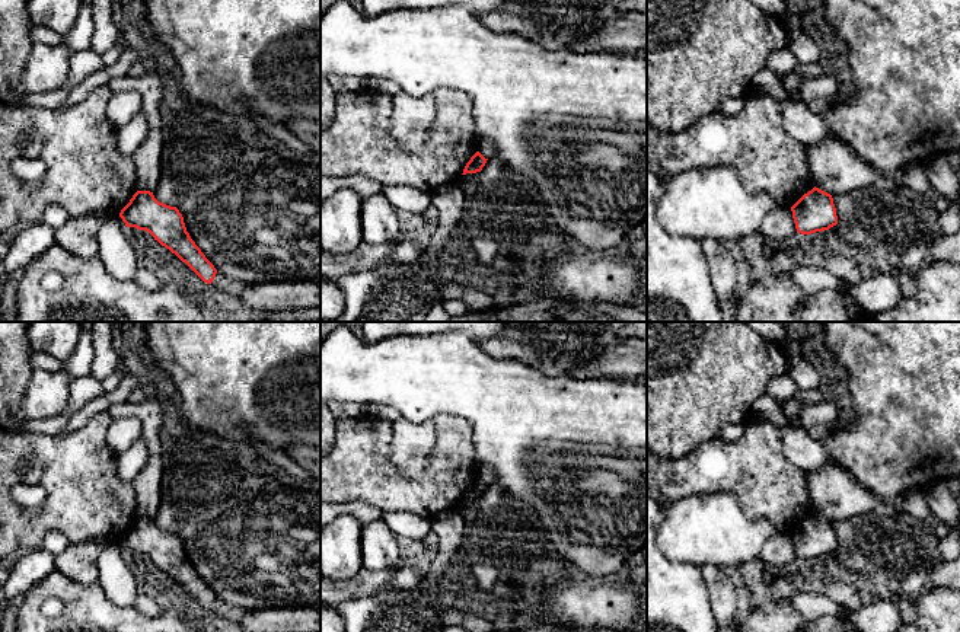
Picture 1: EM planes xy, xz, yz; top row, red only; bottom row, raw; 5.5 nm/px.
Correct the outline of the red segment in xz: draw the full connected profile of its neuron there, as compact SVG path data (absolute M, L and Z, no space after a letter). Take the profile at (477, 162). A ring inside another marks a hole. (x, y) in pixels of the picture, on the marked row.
M476 151L466 163L462 175L481 172L487 160L488 159L485 159L479 151Z

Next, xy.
M137 191L121 210L119 217L127 227L149 232L154 240L175 253L204 283L213 283L217 269L191 239L176 207L159 202L150 191Z

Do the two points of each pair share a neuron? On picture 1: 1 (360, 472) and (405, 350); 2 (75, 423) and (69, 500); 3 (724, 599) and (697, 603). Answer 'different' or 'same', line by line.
1: different
2: different
3: different

